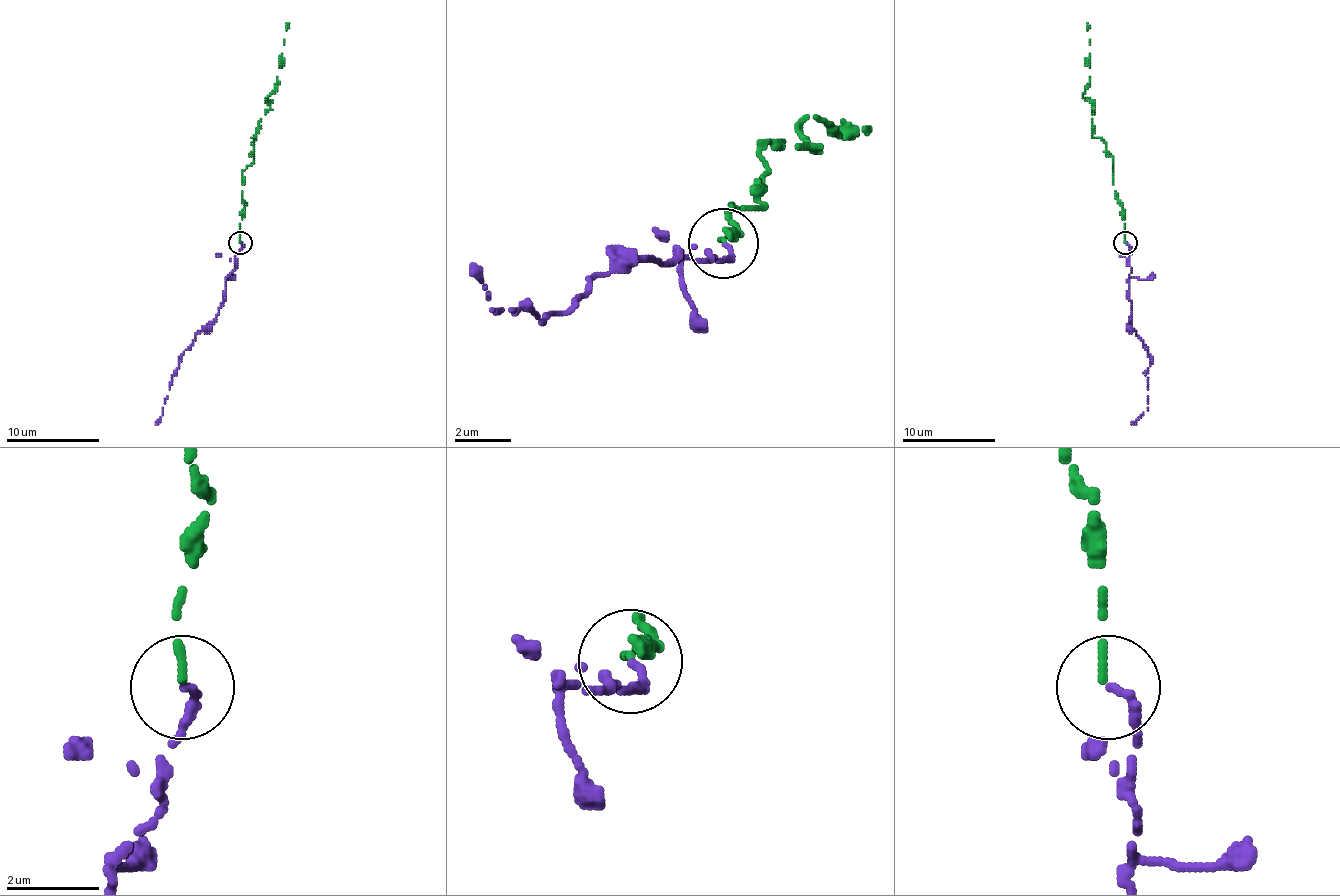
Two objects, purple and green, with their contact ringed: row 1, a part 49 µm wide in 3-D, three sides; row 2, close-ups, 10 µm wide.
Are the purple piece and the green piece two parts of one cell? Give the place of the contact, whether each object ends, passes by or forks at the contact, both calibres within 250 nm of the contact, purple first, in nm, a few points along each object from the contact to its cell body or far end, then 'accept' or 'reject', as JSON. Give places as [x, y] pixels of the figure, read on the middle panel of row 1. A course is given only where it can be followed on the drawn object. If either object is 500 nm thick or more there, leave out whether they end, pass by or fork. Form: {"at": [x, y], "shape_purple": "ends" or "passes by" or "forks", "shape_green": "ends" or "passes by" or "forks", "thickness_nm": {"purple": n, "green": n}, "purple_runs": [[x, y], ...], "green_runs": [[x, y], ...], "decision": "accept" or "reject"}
{"at": [723, 243], "shape_purple": "ends", "shape_green": "ends", "thickness_nm": {"purple": 180, "green": 160}, "purple_runs": [[721, 241], [721, 262], [679, 255], [595, 276], [546, 318], [525, 304], [490, 311], [469, 262]], "green_runs": [[721, 241], [728, 206], [763, 206], [763, 150], [813, 143], [799, 129], [813, 115], [834, 136], [869, 129]], "decision": "accept"}

